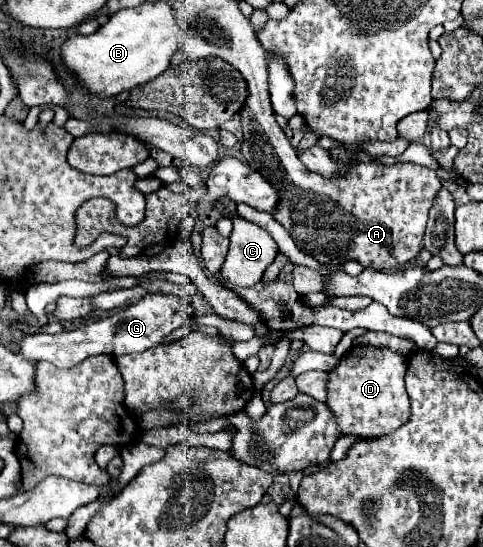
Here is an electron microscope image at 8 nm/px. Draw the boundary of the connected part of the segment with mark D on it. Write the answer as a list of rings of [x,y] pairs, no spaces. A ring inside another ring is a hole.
[[[353,345],[341,361],[327,373],[327,399],[331,413],[339,425],[341,435],[355,435],[373,439],[389,435],[411,417],[409,397],[405,391],[403,375],[407,359],[389,347]]]

